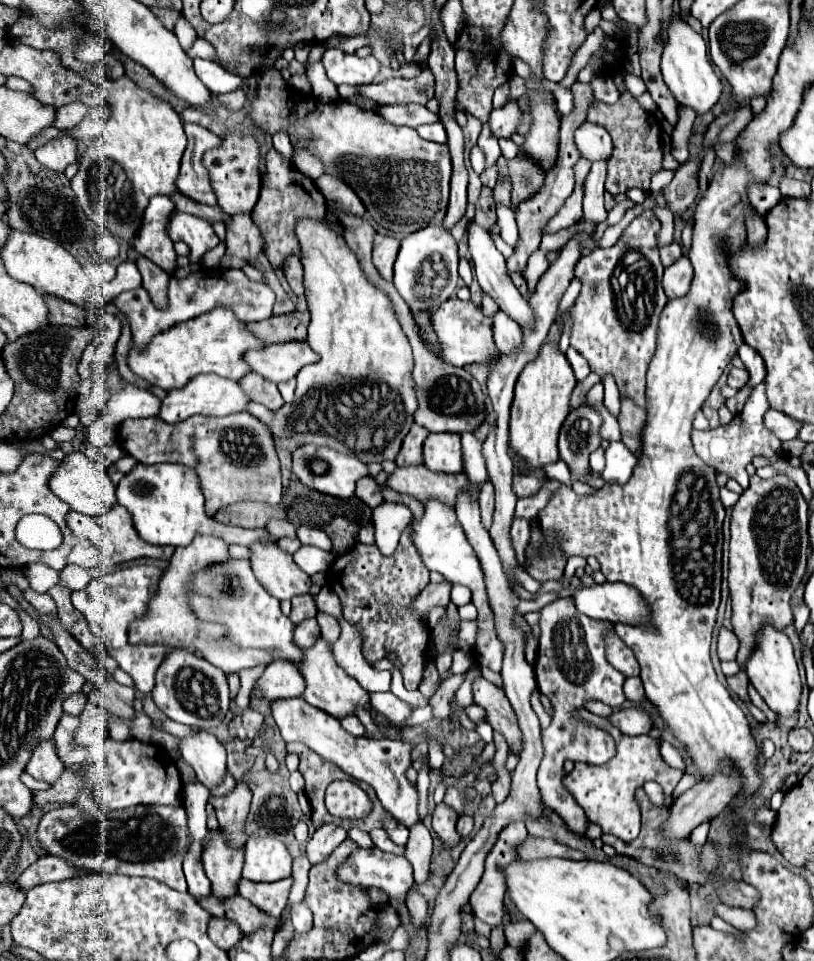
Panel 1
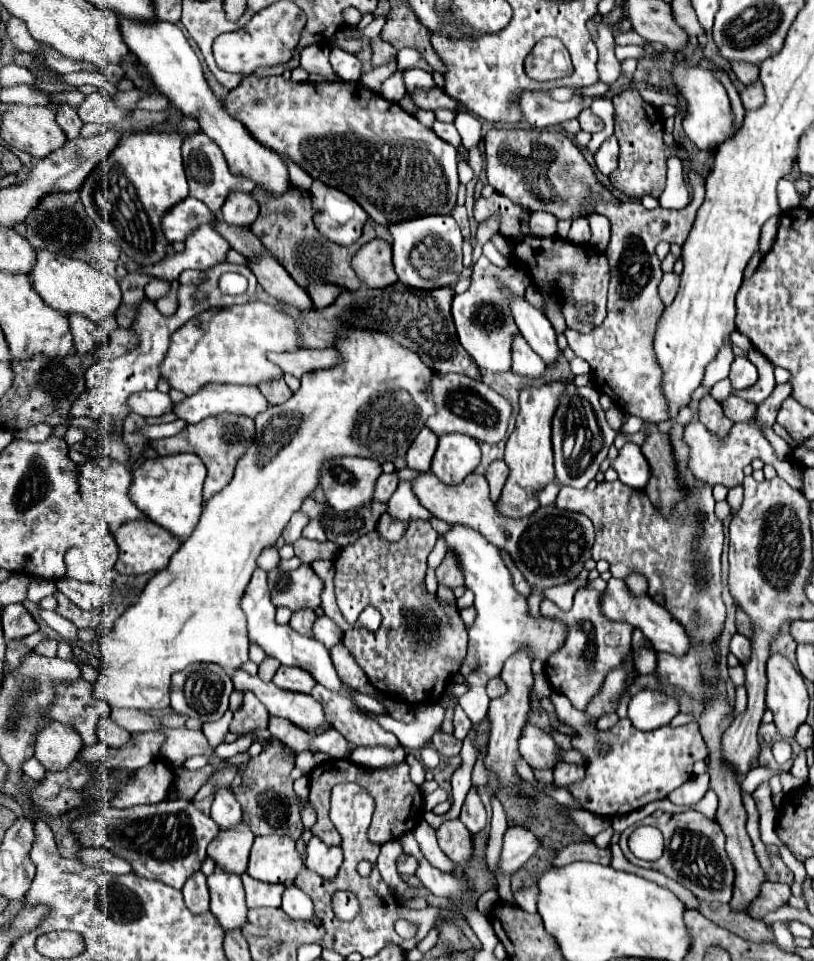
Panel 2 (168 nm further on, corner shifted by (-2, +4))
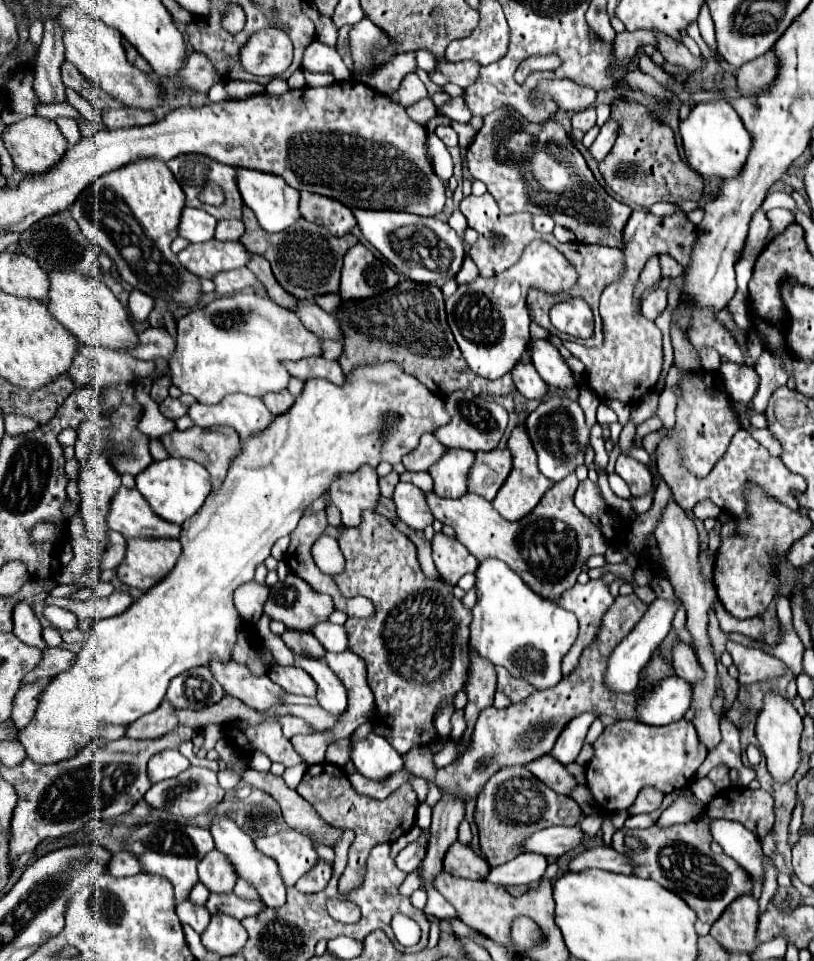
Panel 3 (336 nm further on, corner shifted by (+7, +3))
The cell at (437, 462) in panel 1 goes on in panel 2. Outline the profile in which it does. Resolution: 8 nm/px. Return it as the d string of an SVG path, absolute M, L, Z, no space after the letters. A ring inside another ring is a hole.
M453 433L439 435L437 451L433 455L431 471L447 485L461 483L469 473L475 471L481 459L481 449L469 435Z

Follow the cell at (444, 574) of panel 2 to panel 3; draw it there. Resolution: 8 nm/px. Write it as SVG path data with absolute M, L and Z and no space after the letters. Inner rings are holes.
M436 532L432 538L432 556L440 578L450 584L456 584L466 572L474 572L478 568L478 560L454 538Z

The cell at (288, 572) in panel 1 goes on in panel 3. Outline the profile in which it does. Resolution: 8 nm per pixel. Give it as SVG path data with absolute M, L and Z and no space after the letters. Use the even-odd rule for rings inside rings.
M288 574L284 582L272 586L264 604L264 614L272 620L282 620L288 630L298 632L312 632L312 628L326 622L332 612L332 598L314 592L296 574Z

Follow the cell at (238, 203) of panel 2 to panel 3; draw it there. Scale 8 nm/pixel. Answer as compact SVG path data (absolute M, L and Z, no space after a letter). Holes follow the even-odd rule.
M220 220L216 226L216 240L220 242L236 242L244 234L242 220Z

